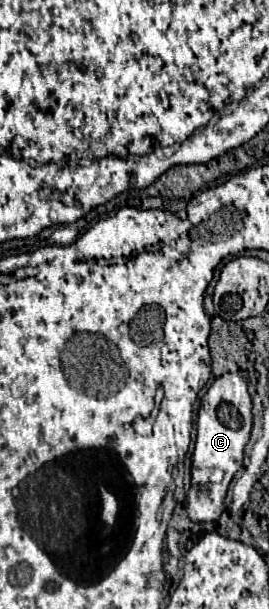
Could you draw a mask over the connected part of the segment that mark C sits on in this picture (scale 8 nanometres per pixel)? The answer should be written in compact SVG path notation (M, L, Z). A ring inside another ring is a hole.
M223 374L221 378L215 378L215 382L209 386L207 394L201 400L199 416L197 416L197 440L195 440L195 452L193 452L193 466L191 466L191 488L187 492L187 512L191 522L217 522L225 510L225 494L227 488L235 476L235 472L243 466L243 450L249 442L253 426L253 414L251 414L251 396L247 392L247 384L239 374Z

